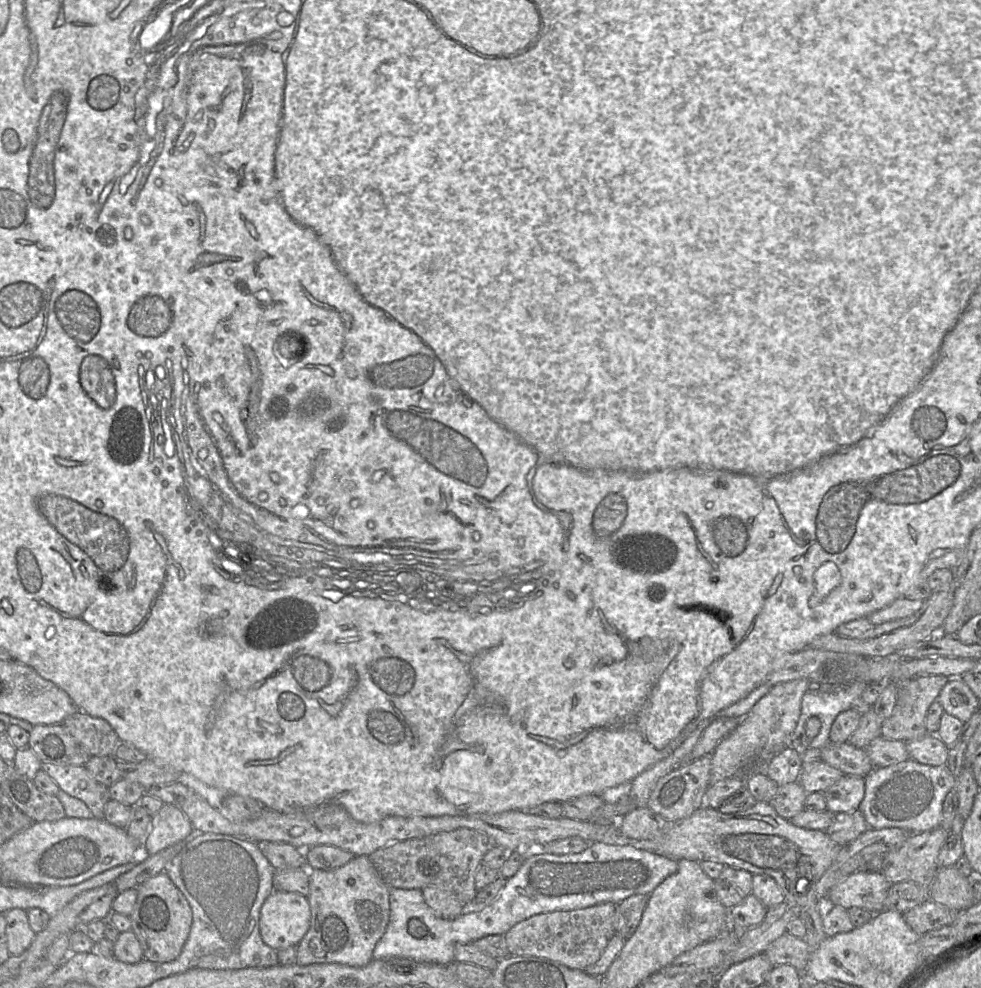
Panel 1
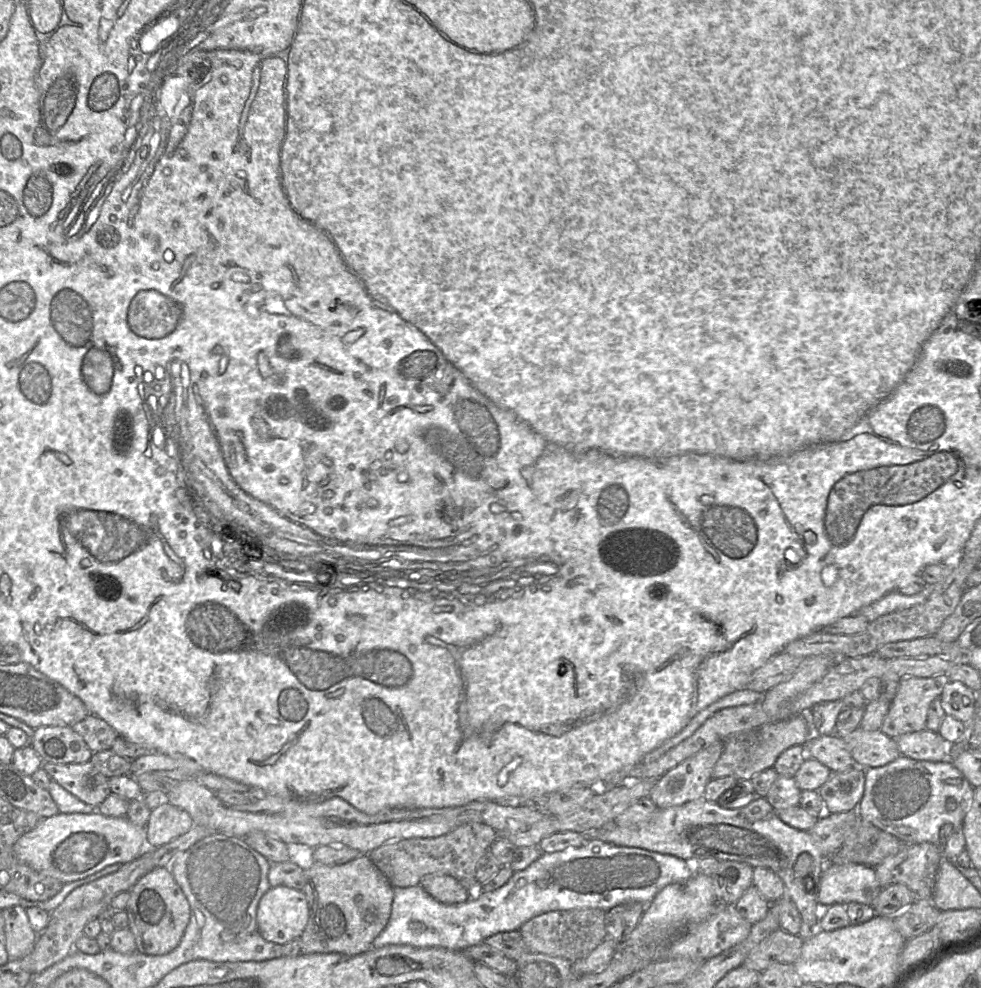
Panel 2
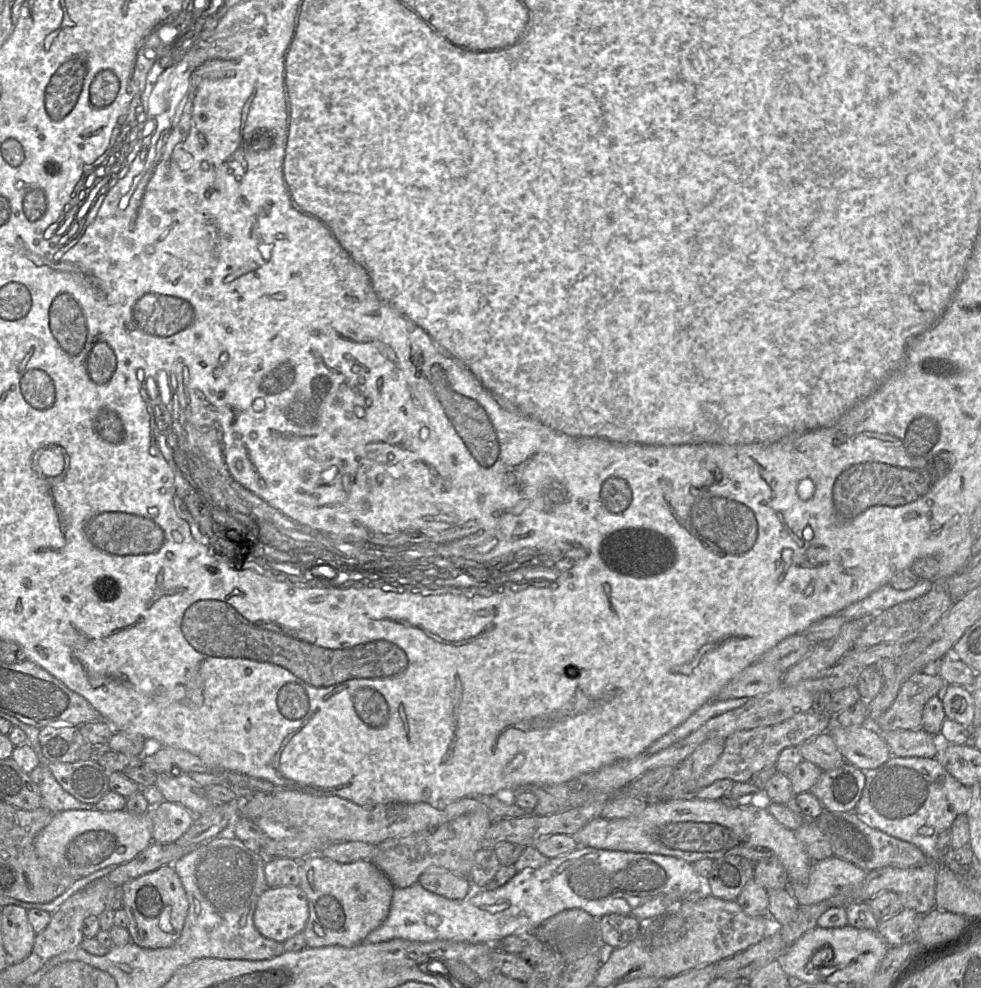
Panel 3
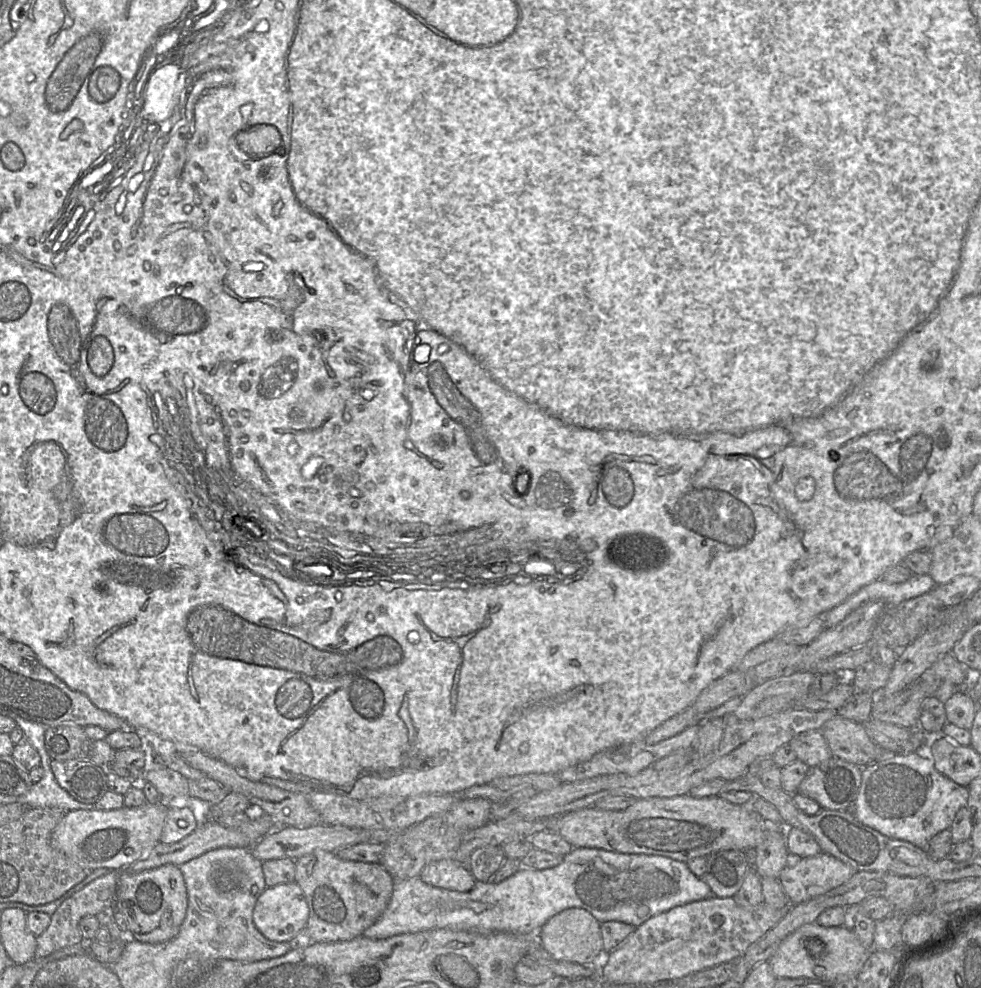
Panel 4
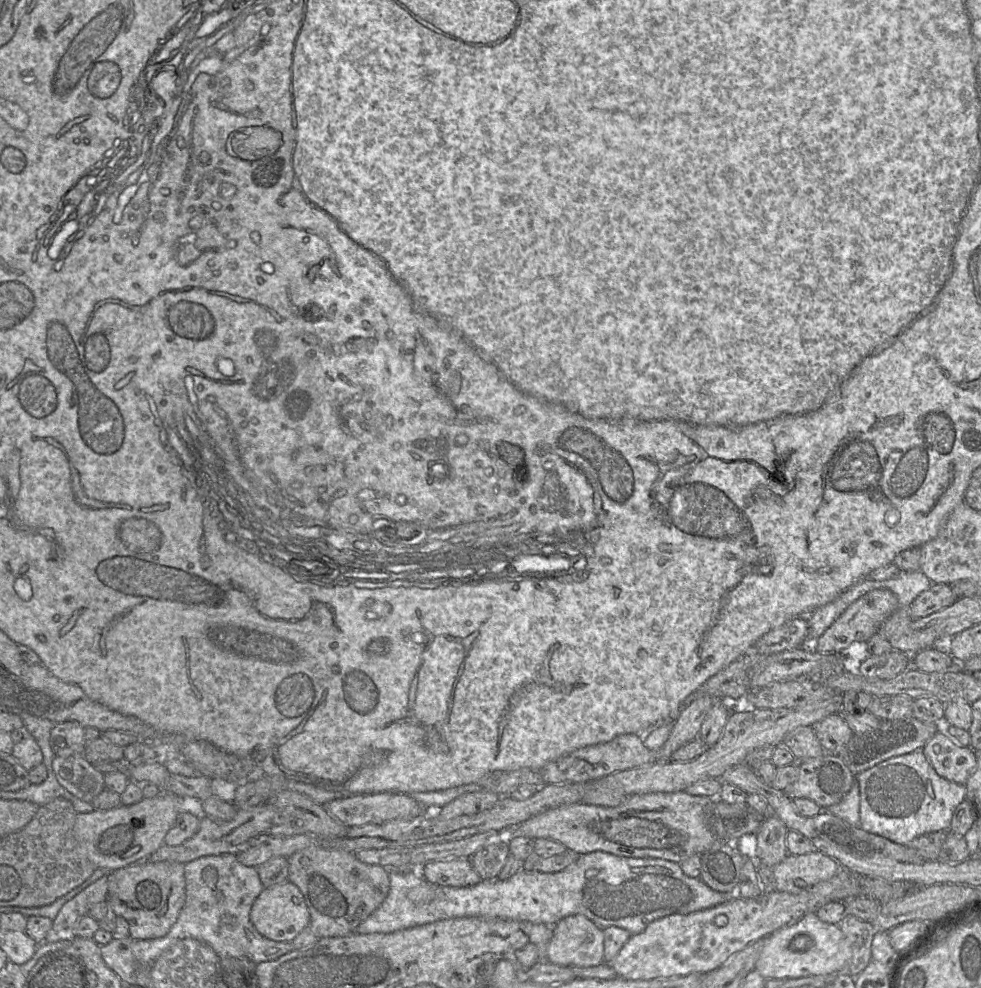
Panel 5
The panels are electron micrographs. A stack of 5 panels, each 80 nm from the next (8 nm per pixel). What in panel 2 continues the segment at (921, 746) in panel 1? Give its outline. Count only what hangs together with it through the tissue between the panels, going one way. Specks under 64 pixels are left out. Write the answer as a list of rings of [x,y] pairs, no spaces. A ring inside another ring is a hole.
[[[928,729],[905,733],[896,738],[901,755],[914,760],[939,762],[948,758],[953,743],[945,742],[937,733]]]

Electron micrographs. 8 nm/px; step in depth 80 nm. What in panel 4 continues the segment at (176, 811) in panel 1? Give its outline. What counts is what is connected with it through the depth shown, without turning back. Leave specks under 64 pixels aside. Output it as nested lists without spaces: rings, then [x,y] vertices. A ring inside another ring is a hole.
[[[169,807],[159,842],[165,844],[178,842],[197,827],[198,823],[189,807]]]

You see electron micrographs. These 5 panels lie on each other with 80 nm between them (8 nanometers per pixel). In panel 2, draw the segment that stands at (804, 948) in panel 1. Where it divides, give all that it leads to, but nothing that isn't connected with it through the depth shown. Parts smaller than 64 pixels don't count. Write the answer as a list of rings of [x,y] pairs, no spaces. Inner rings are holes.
[[[778,928],[749,953],[742,965],[758,972],[764,971],[774,963],[793,965],[800,956],[803,941],[799,935]]]

